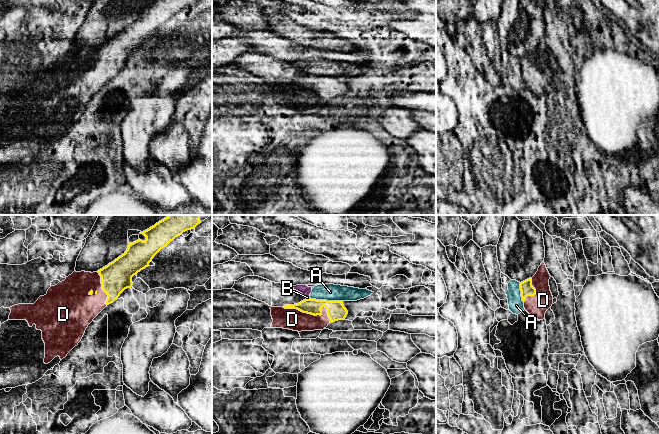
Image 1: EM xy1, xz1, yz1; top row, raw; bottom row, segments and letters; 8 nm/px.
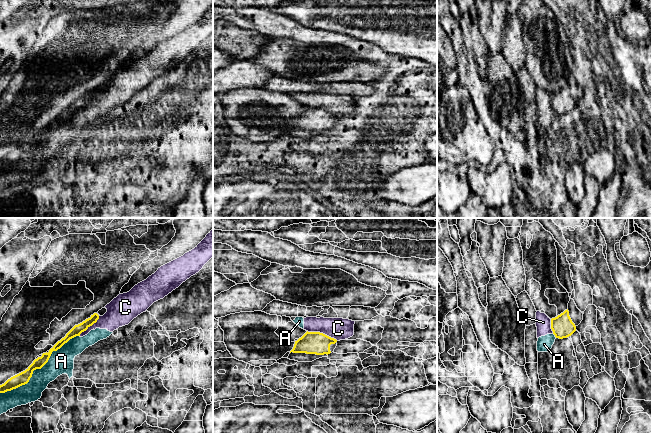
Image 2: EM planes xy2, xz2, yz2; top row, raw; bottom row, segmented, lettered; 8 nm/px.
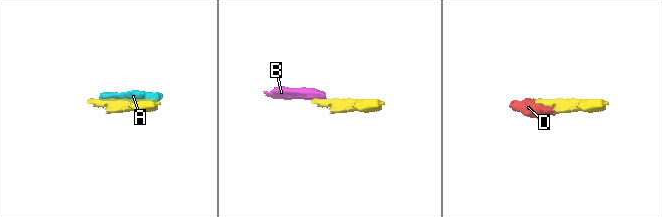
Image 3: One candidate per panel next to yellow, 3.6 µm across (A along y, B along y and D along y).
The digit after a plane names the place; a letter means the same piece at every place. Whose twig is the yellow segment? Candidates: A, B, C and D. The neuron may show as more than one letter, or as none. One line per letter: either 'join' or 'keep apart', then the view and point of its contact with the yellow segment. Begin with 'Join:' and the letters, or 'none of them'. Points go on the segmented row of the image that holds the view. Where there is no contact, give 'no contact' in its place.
Join: D
A: keep apart | xy2 (39, 368)
B: keep apart | xz1 (308, 299)
C: keep apart | xz2 (322, 333)
D: join | xz1 (313, 314)

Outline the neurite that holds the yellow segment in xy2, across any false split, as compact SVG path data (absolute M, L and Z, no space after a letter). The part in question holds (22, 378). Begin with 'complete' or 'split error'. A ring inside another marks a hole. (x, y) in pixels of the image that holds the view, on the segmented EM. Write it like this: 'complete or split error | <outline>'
complete | M94 313L90 318L86 319L82 323L75 325L64 338L58 341L47 353L43 353L41 357L38 357L33 361L33 363L23 372L11 377L4 384L0 385L0 393L5 393L16 389L22 385L25 385L29 382L32 377L33 371L36 369L41 369L49 360L53 351L60 349L65 343L70 339L80 336L80 334L86 331L90 326L97 322L99 315Z

